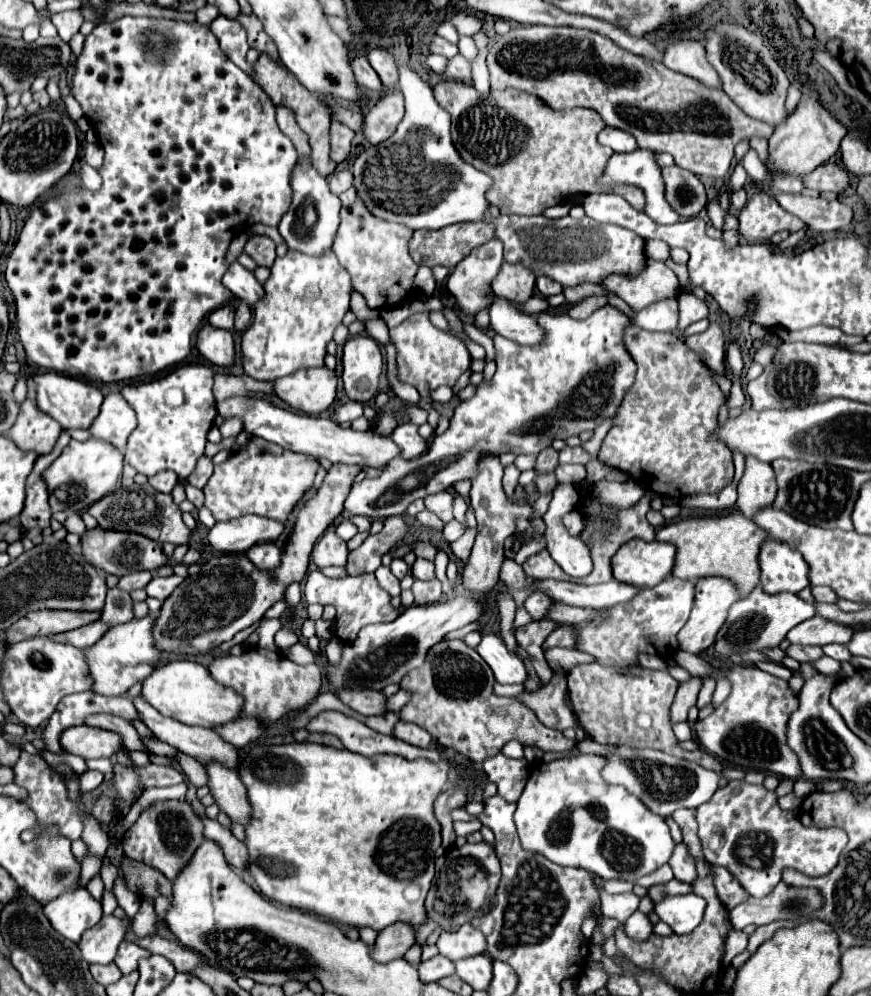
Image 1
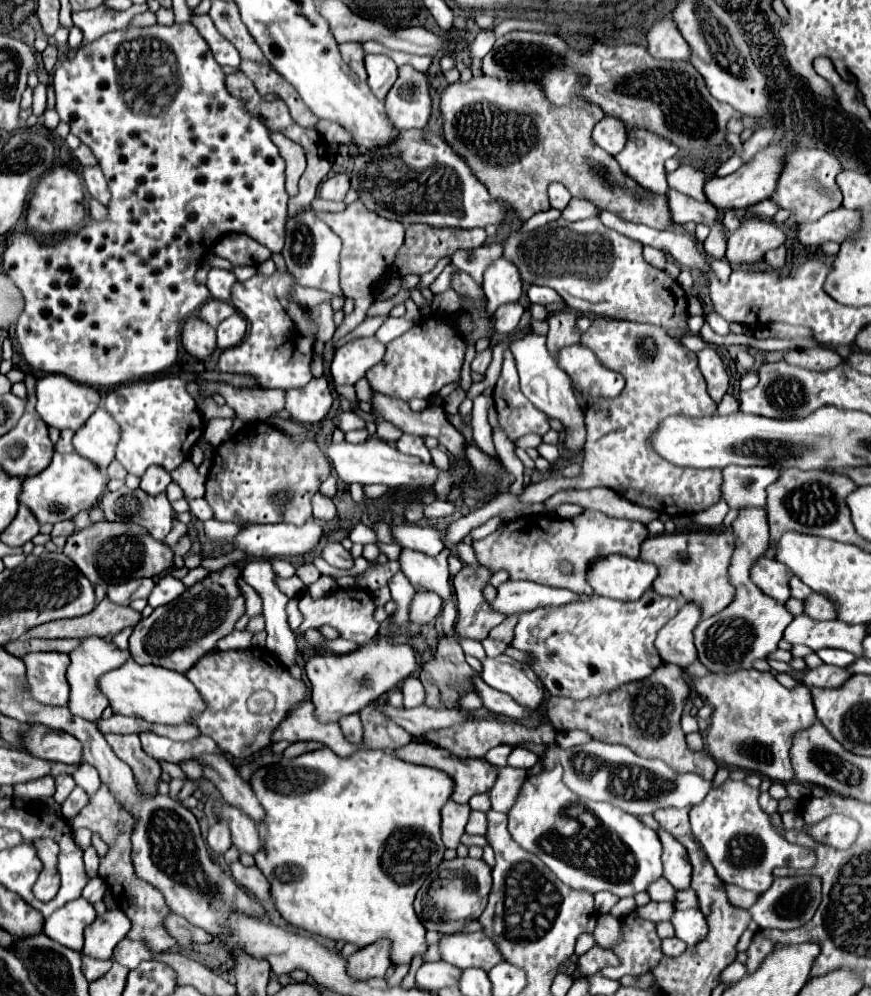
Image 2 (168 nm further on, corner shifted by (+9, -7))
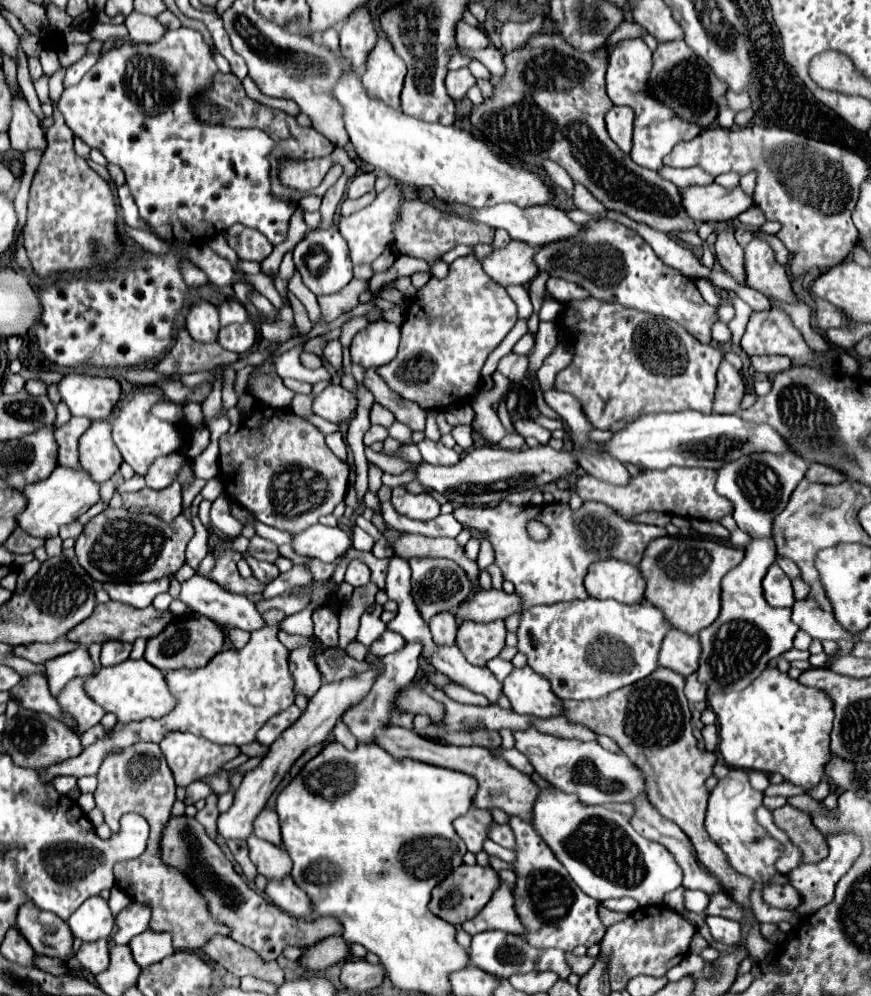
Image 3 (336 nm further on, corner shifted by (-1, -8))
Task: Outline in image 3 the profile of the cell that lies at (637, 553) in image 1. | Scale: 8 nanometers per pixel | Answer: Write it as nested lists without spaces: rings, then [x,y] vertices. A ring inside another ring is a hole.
[[[603,560],[591,564],[585,576],[585,588],[593,598],[637,604],[643,600],[645,582],[637,566],[619,560]]]

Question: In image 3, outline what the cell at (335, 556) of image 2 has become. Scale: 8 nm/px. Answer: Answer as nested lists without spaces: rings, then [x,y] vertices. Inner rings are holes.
[[[353,560],[347,568],[345,582],[349,582],[351,586],[365,586],[365,584],[371,582],[371,570],[367,568],[367,564],[363,564],[359,560]]]

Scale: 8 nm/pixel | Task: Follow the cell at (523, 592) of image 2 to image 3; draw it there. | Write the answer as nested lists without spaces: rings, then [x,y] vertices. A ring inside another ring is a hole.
[[[479,590],[473,598],[459,604],[453,612],[455,620],[493,622],[503,620],[513,612],[521,612],[521,600],[517,594],[505,594],[503,590]]]

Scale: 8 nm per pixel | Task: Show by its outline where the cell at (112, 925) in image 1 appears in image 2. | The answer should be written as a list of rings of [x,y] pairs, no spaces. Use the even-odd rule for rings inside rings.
[[[121,909],[107,911],[85,929],[85,945],[81,953],[93,959],[111,959],[115,945],[125,939],[129,929],[131,923]]]

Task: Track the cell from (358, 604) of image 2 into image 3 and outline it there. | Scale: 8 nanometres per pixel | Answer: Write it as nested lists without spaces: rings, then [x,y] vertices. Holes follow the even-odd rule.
[[[327,606],[313,610],[313,624],[315,624],[315,638],[323,646],[337,646],[339,616],[333,610],[329,610]]]

